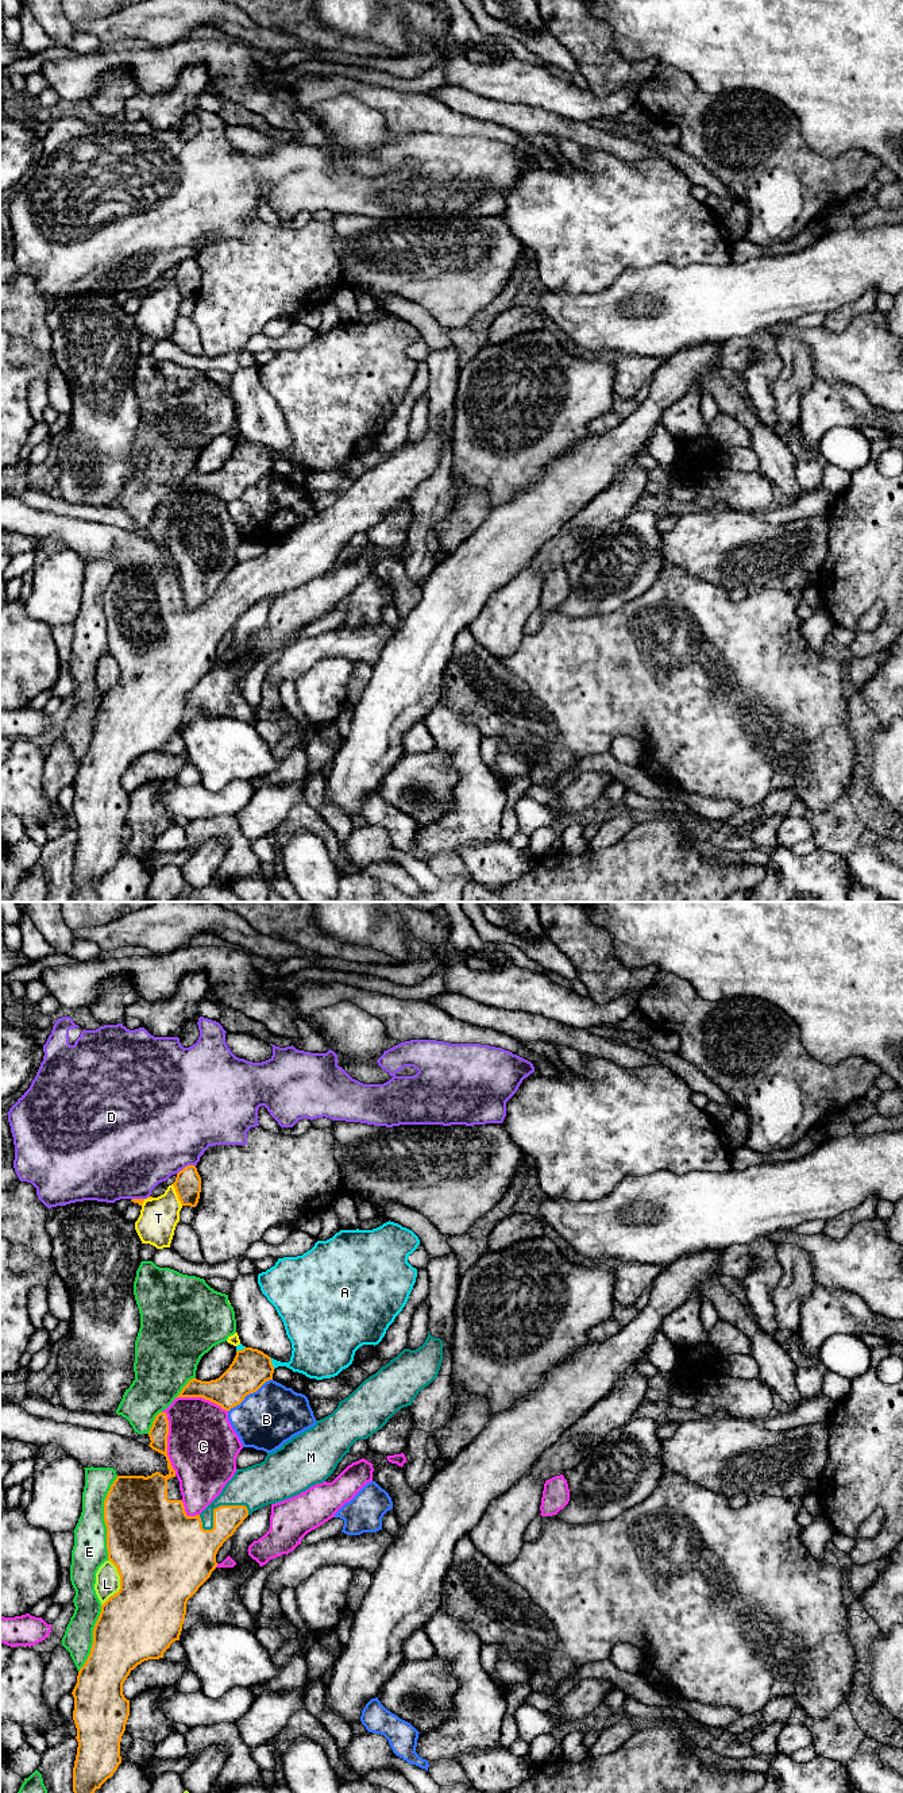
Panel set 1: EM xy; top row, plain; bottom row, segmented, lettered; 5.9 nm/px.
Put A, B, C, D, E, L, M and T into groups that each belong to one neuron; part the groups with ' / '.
A / B / C / D / E / L / M / T

